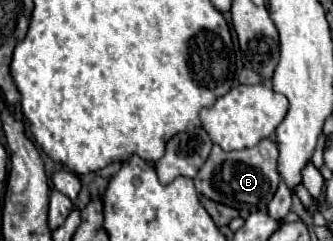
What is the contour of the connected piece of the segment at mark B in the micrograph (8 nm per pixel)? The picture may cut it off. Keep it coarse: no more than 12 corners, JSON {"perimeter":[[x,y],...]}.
{"perimeter":[[273,139],[213,145],[195,177],[205,197],[263,211],[281,179]]}

